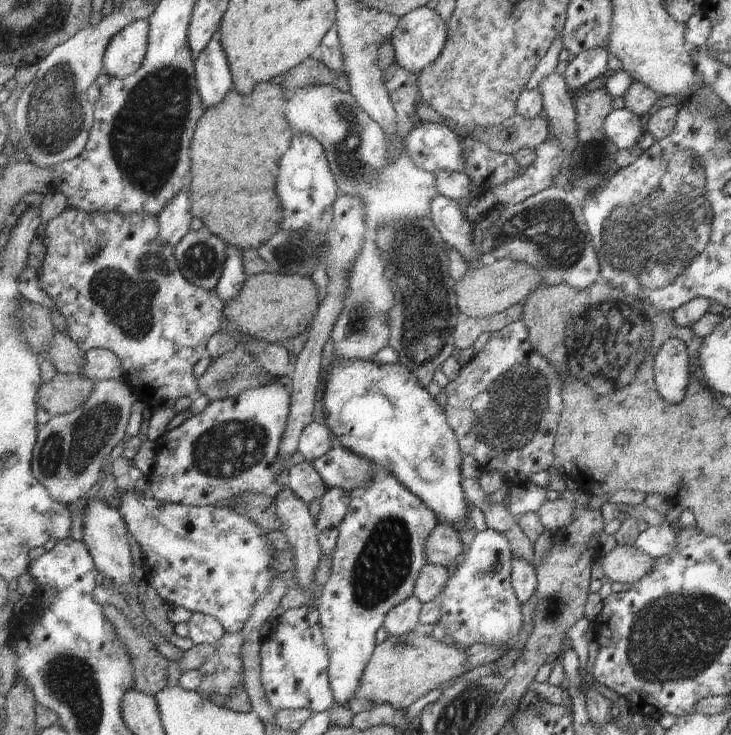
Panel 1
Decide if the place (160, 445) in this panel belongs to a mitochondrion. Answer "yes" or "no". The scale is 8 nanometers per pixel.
no

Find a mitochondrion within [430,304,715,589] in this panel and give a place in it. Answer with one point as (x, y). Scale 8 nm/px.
(511, 410)

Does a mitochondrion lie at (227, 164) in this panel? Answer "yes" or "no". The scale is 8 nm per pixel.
no

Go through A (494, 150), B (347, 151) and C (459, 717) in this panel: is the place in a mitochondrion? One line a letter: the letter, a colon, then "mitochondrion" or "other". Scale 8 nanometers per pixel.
A: other
B: mitochondrion
C: mitochondrion

